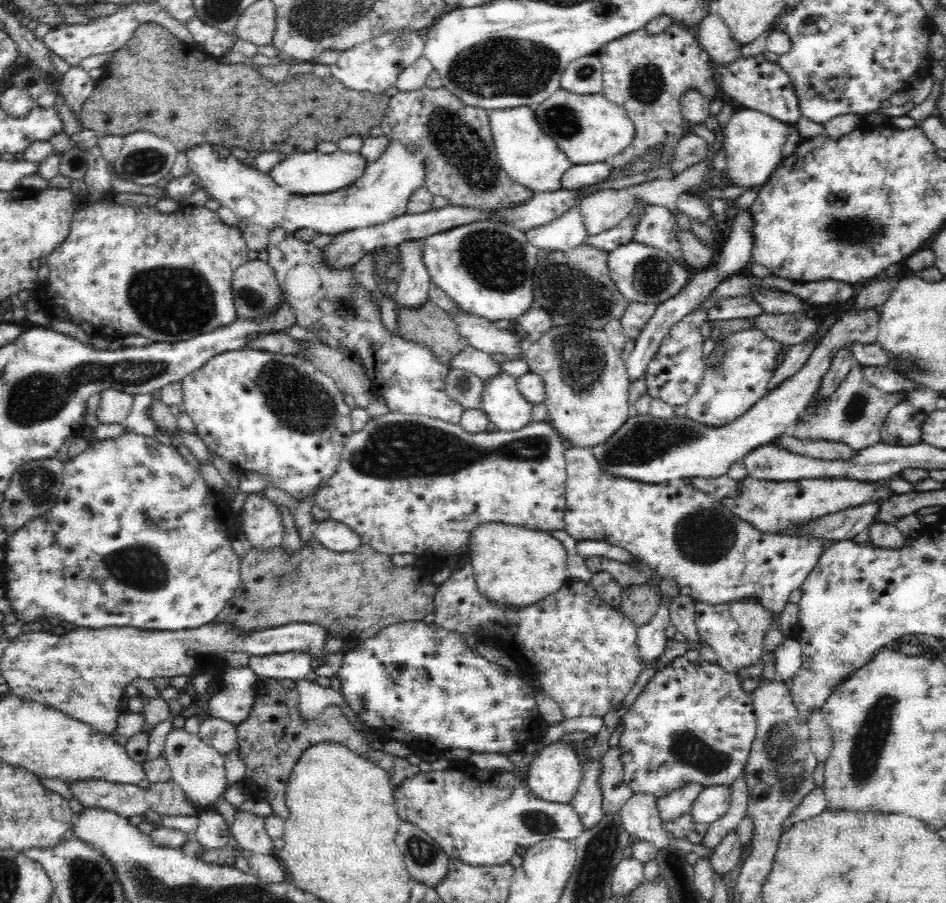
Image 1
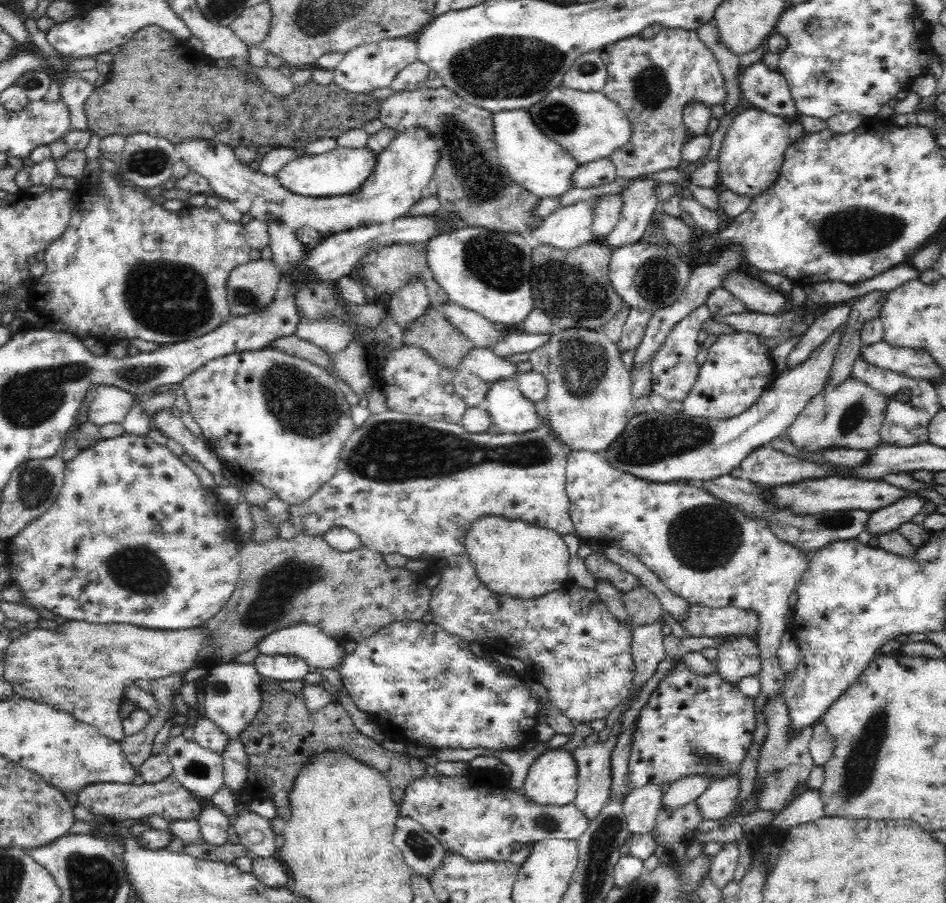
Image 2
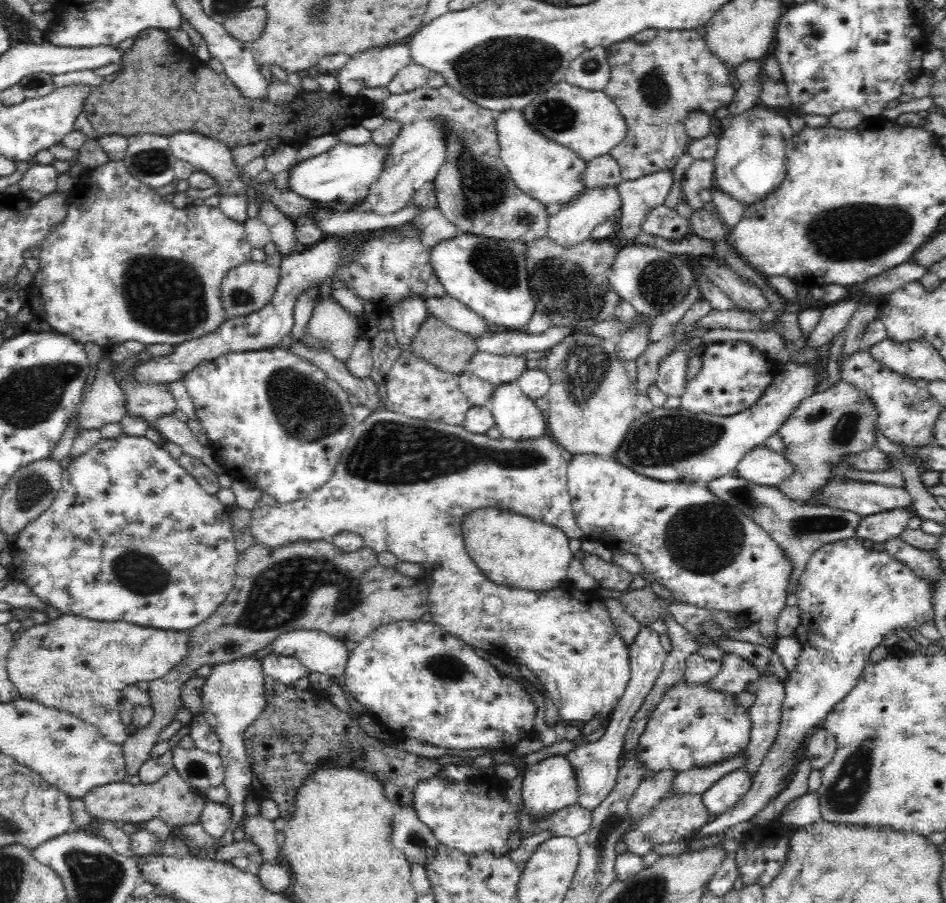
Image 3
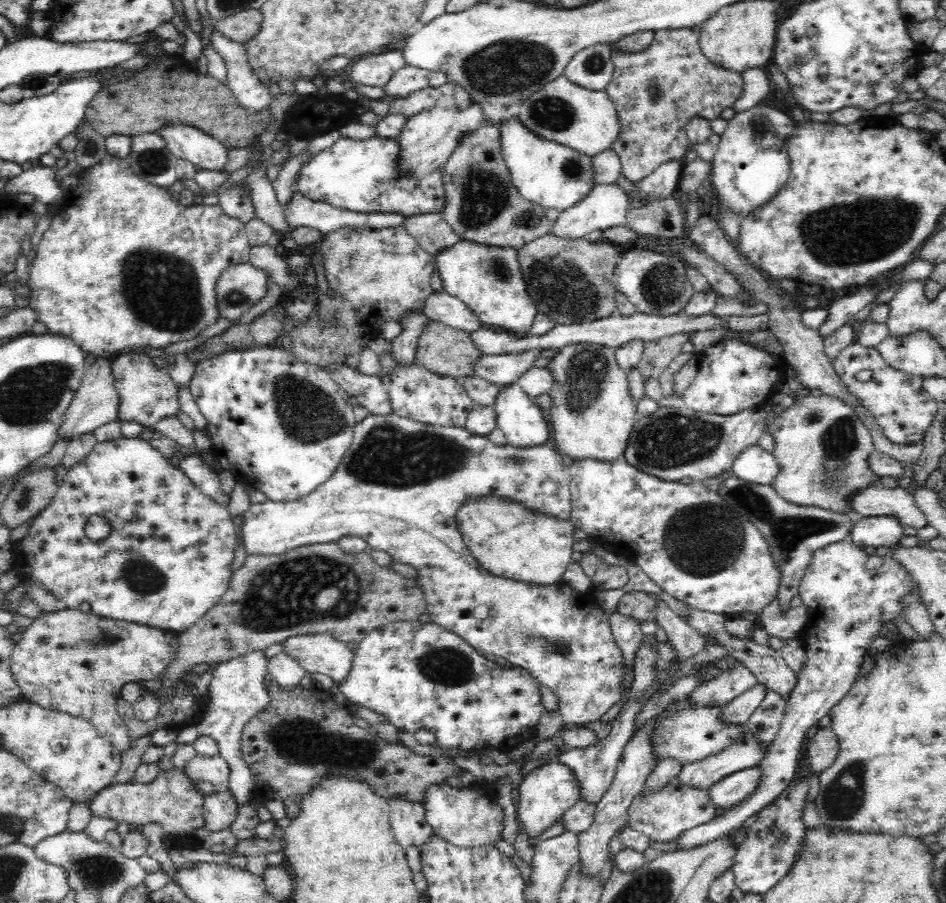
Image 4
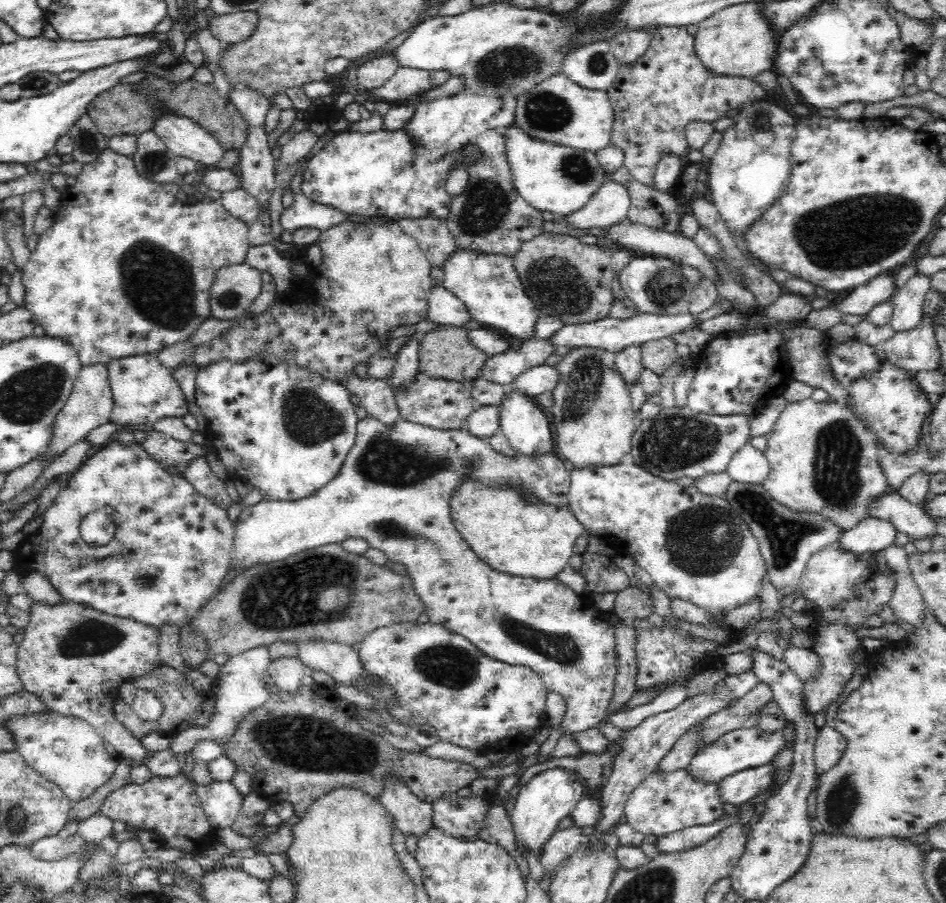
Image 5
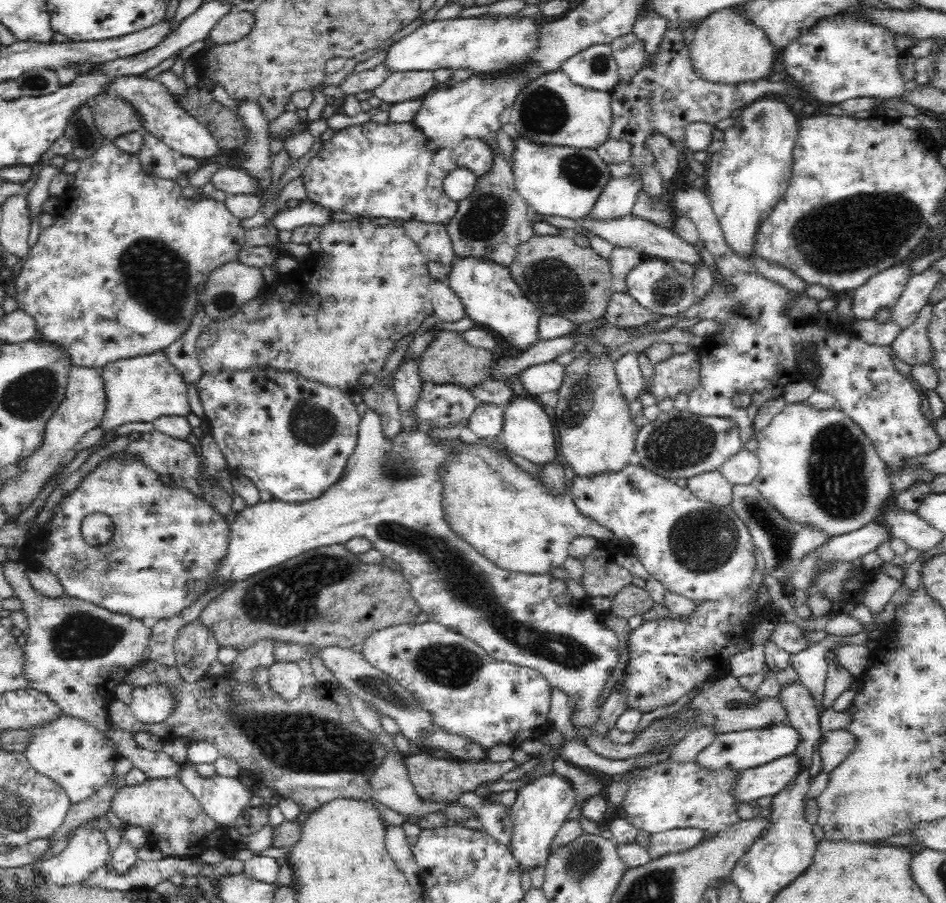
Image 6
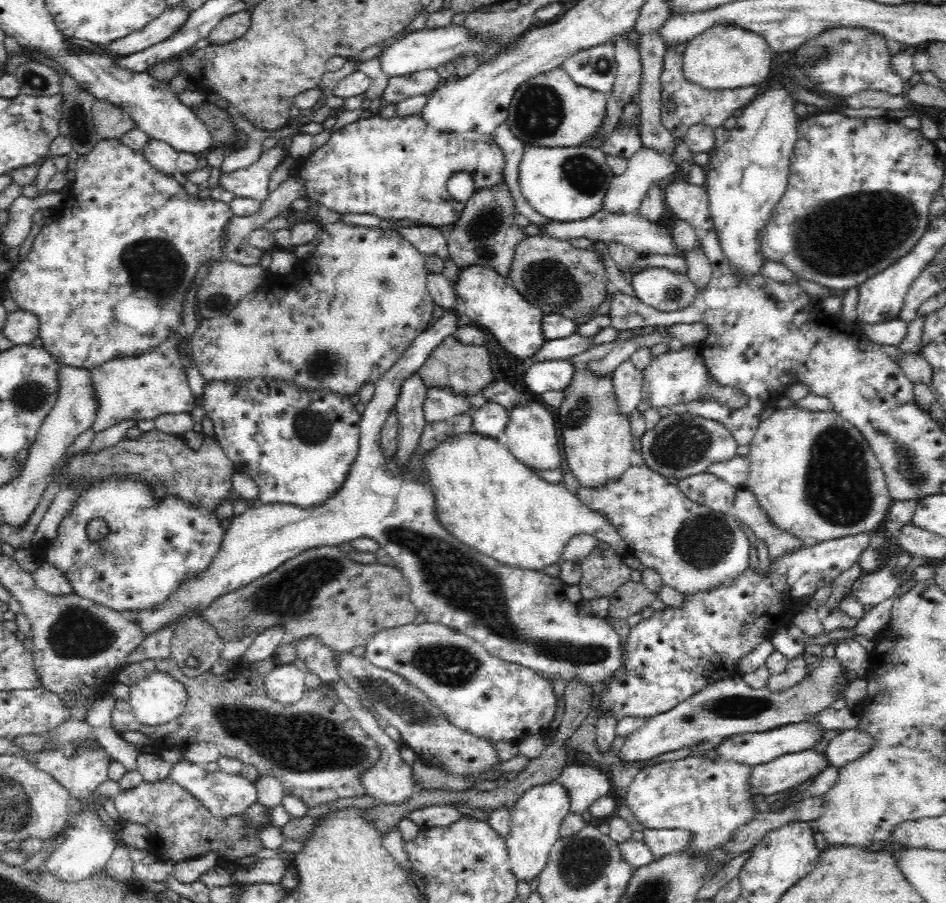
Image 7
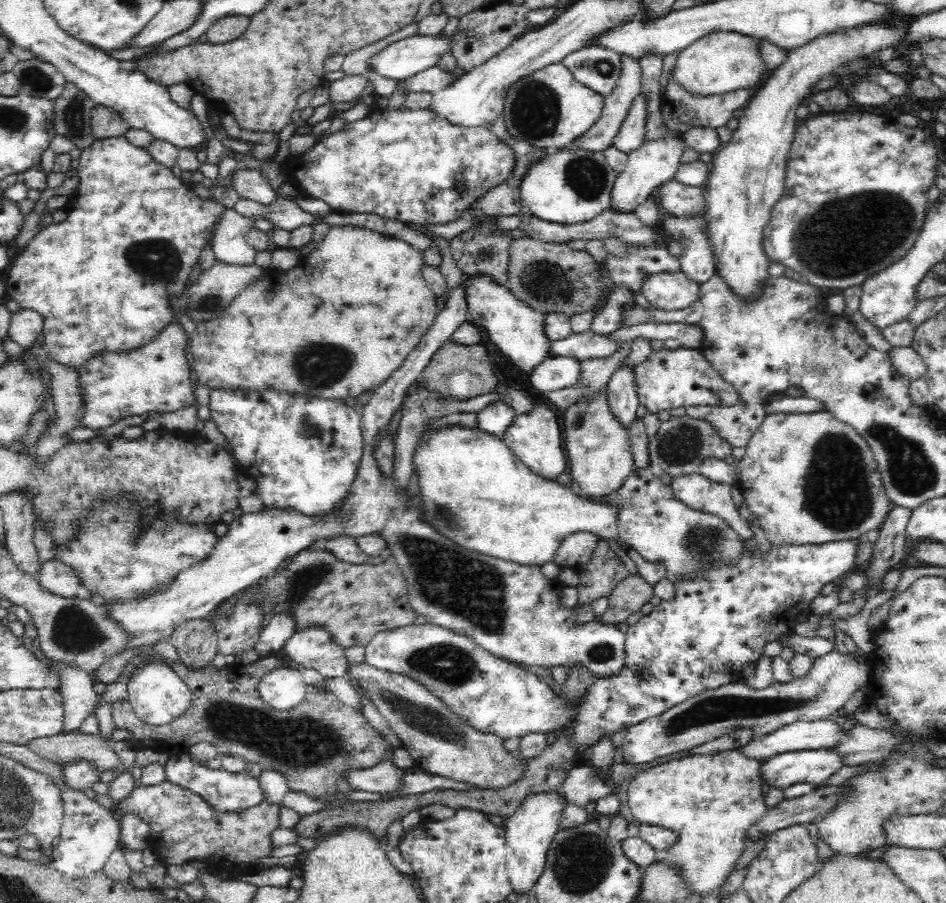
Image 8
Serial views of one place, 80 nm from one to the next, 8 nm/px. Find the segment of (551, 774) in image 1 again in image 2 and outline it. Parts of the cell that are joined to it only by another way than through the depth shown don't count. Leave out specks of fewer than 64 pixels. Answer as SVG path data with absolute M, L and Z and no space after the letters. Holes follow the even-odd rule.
M556 747L536 758L523 789L534 804L570 804L576 796L577 778L577 764L571 751Z

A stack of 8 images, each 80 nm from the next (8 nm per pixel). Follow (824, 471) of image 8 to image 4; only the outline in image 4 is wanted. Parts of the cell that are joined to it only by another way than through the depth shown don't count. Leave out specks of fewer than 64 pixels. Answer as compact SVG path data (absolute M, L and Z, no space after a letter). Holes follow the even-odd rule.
M809 395L791 402L770 426L769 434L776 443L772 453L781 468L771 485L792 504L850 513L849 497L856 490L879 485L879 476L868 469L866 461L875 449L870 430L840 397Z

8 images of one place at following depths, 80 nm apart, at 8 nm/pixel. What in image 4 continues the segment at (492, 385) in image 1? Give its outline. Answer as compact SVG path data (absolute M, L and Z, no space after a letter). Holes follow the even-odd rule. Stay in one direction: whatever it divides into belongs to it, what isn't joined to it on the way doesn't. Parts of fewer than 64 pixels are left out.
M517 382L502 387L493 410L497 428L502 430L508 444L530 448L551 439L550 422Z

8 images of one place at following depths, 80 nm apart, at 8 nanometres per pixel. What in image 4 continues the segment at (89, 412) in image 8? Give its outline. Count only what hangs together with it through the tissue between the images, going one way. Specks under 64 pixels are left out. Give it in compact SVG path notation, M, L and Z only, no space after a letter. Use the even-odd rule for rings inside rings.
M130 352L117 355L111 361L114 385L120 395L119 421L133 421L145 428L153 428L162 418L175 416L179 412L177 385L164 365L144 355Z

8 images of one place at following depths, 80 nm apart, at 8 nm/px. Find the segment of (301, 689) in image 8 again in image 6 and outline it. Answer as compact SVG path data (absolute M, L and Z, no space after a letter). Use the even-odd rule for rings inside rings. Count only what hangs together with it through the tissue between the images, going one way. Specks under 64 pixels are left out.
M276 661L268 670L269 681L276 694L288 700L298 696L303 687L304 674L296 661Z

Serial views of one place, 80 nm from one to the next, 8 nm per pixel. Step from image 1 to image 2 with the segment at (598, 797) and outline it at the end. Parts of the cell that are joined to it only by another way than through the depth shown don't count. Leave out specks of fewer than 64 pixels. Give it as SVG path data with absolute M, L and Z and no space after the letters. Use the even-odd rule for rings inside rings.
M620 719L604 743L577 747L571 753L578 769L577 792L572 803L588 822L594 820L608 801L610 794L610 750L616 742Z

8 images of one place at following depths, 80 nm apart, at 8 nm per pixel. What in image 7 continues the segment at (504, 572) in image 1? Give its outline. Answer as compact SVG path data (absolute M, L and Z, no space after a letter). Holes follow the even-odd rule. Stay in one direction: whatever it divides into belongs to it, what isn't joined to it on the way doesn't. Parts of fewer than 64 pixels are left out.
M478 434L459 435L432 449L425 458L425 474L434 491L436 513L440 524L455 538L472 546L474 550L498 561L499 564L524 570L542 571L548 565L561 563L564 547L576 535L592 535L609 550L623 555L628 552L618 531L604 515L591 512L570 492L558 483L549 483L534 475L520 462L502 439L490 439Z

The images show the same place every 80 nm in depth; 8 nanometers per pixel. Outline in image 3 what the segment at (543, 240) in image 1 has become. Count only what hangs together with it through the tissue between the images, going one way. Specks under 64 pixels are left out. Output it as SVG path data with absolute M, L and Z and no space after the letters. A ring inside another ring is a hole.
M616 187L587 189L581 197L566 204L557 213L548 216L544 237L548 237L553 243L562 247L580 244L585 240L591 240L592 231L600 224L600 220L610 218L612 214L615 214L615 218L620 216L618 189Z

